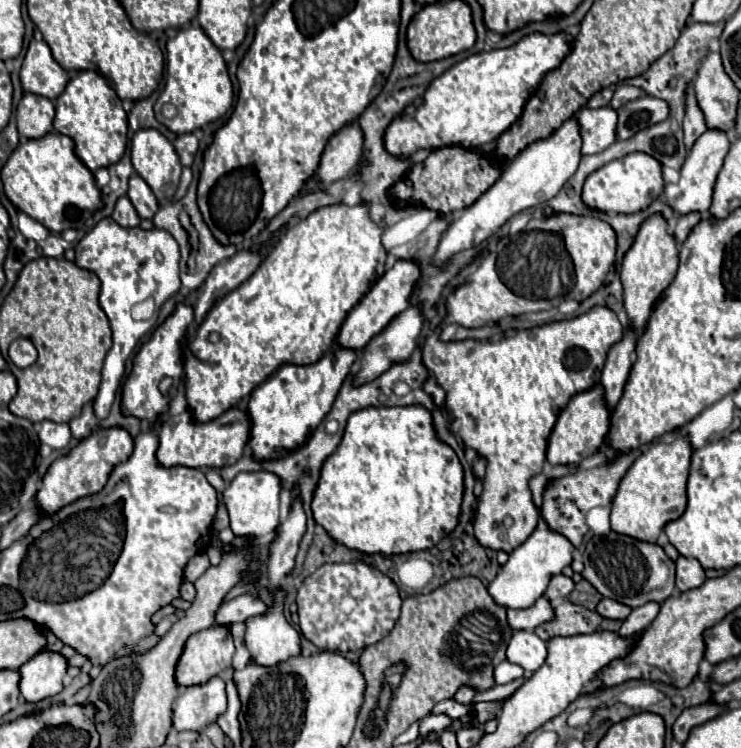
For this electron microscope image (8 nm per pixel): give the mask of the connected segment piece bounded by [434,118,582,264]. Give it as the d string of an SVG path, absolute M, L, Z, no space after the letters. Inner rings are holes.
M570 118L552 136L530 144L514 160L508 160L504 168L500 168L500 176L492 184L492 188L484 192L470 208L464 208L462 216L460 212L454 216L450 228L446 230L438 246L434 262L444 264L452 254L478 246L482 240L494 234L510 216L554 198L560 192L560 188L566 184L566 180L578 170L580 158L582 158L582 136L578 120Z

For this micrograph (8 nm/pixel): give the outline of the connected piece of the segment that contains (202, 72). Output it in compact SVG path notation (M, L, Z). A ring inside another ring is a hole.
M188 24L168 40L165 77L166 86L154 104L154 112L156 118L176 134L192 132L212 120L218 120L232 107L234 90L226 62L222 58L222 52L214 46L214 42L200 26Z

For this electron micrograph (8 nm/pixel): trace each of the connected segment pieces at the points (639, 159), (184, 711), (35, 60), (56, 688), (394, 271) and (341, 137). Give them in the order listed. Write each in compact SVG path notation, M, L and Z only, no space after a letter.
M632 152L624 158L612 160L610 164L592 172L582 188L582 200L589 209L616 214L634 214L646 210L664 192L662 164L644 152Z
M214 676L202 686L180 688L174 700L172 728L176 732L184 730L204 730L226 712L226 684L220 676Z
M32 40L22 62L20 82L24 90L54 100L64 90L68 74L52 58L52 52L44 40Z
M40 652L20 668L20 696L26 702L40 702L62 690L66 658L56 652Z
M398 260L372 286L372 290L352 308L350 316L346 316L346 320L342 322L342 328L336 336L338 346L354 348L356 352L366 348L366 344L370 342L370 336L378 336L378 332L382 332L382 328L386 328L386 324L390 324L390 320L394 320L394 316L398 316L398 312L404 312L410 306L410 300L412 300L412 294L414 294L418 280L420 280L418 264L408 262L408 260Z
M358 122L346 124L328 140L314 178L322 186L332 184L334 180L342 180L342 176L348 176L354 170L354 164L358 164L358 156L362 156L362 146L364 136L362 128L358 128Z

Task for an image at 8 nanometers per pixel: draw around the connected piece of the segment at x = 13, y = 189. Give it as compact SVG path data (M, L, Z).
M48 132L42 138L24 140L4 164L2 182L12 204L52 232L66 228L78 230L86 214L102 208L100 190L96 188L92 172L74 154L74 142L62 134Z

